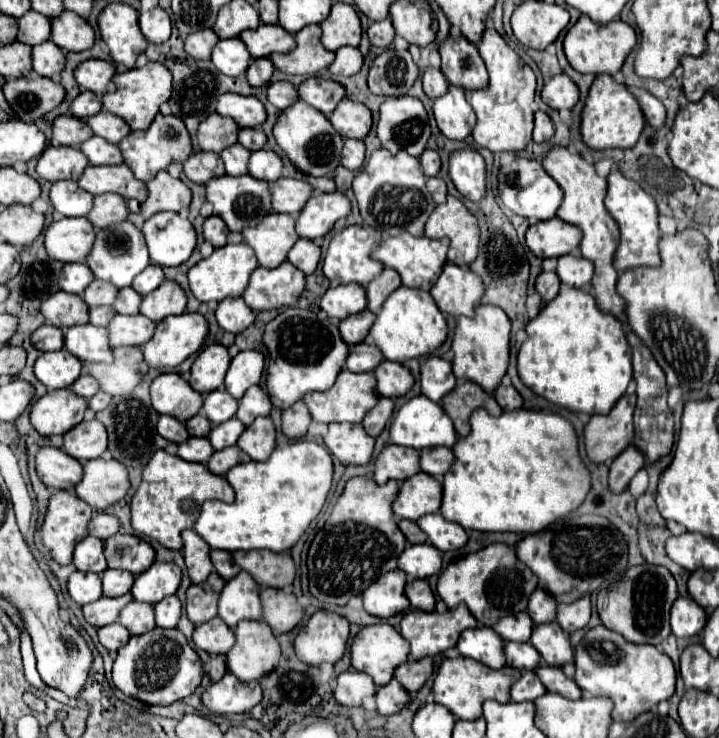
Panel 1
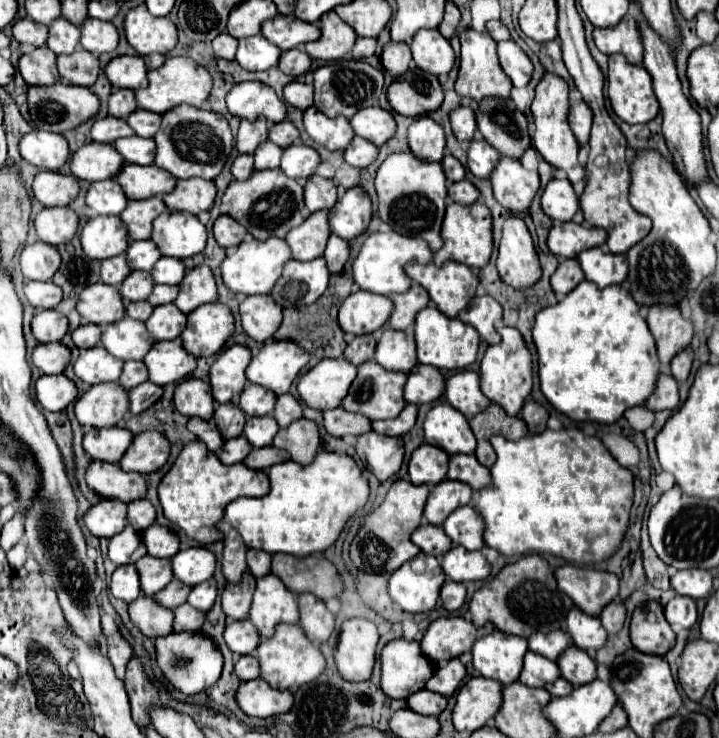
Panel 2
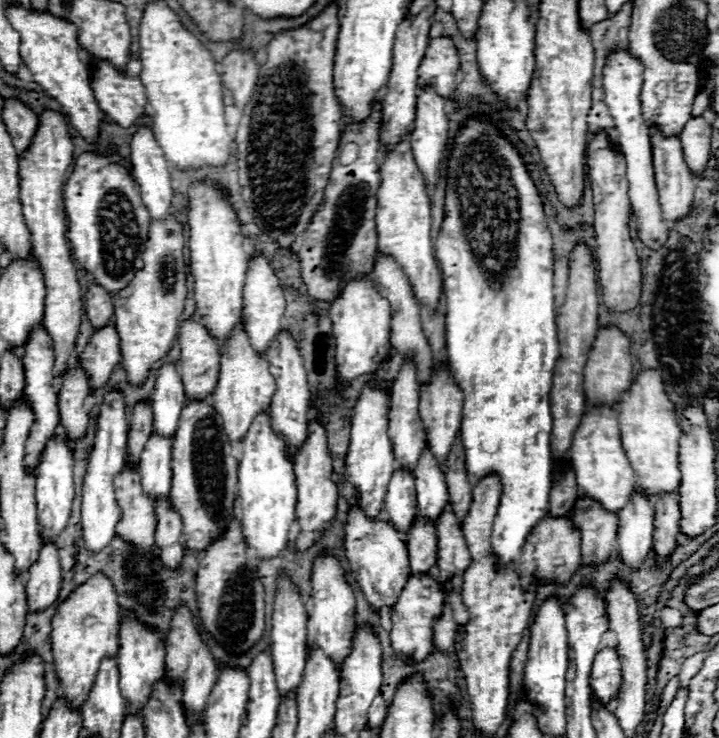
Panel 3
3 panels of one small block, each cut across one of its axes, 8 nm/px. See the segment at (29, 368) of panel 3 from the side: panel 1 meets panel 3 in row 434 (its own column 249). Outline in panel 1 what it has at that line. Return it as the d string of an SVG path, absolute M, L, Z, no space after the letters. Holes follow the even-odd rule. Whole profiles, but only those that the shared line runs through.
M260 24L256 30L244 30L240 34L248 46L252 58L266 58L274 52L290 52L296 48L296 40L280 24Z

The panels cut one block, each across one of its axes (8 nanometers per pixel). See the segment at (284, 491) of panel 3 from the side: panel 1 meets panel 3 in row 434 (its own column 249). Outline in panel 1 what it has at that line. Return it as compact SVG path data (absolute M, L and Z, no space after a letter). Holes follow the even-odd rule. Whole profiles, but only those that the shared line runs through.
M226 244L222 248L216 248L210 258L200 260L196 266L190 268L188 280L190 280L190 290L200 302L220 302L228 296L242 296L242 292L248 286L250 274L256 270L258 262L254 256L254 250L246 244Z

